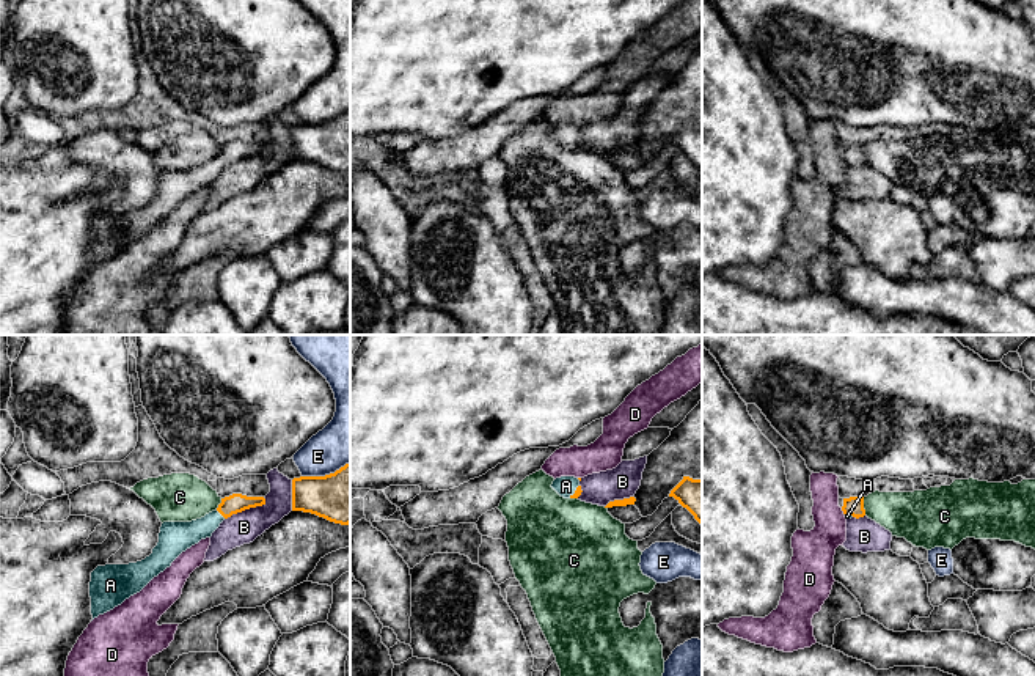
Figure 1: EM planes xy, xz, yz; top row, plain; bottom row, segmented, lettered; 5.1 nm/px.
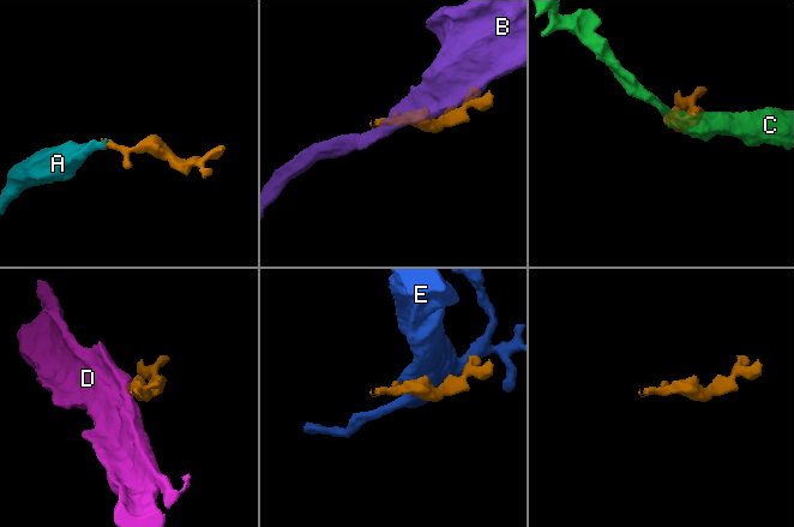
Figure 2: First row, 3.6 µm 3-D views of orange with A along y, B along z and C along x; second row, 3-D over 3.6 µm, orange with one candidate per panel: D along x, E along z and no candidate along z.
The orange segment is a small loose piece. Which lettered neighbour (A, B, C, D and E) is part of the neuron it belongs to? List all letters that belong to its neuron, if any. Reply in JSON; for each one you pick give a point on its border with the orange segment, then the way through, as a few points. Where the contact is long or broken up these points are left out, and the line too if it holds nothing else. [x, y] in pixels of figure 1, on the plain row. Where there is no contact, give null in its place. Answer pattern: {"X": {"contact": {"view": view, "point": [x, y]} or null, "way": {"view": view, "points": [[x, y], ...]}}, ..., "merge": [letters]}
{"A": {"contact": {"view": "xy", "point": [220, 161]}, "way": {"view": "xy", "points": [[234, 151], [220, 161], [204, 175], [178, 184]]}}, "merge": ["A"]}

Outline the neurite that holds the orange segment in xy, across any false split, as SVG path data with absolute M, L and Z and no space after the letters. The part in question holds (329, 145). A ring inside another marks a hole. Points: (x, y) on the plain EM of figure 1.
M350 110L325 124L292 127L292 159L311 160L330 170L350 171Z

